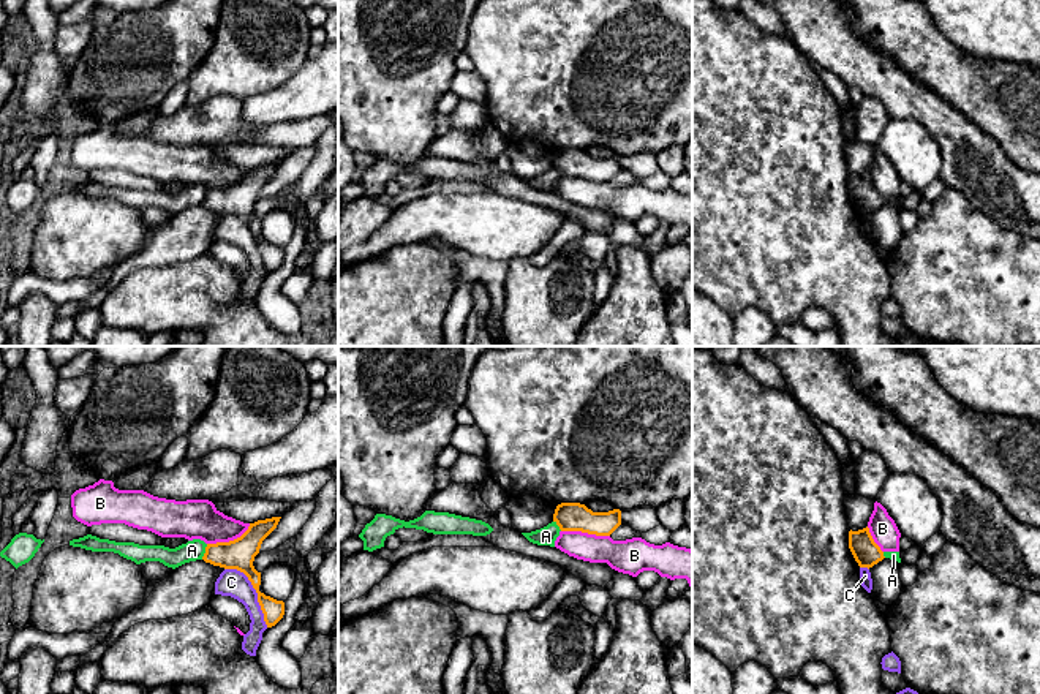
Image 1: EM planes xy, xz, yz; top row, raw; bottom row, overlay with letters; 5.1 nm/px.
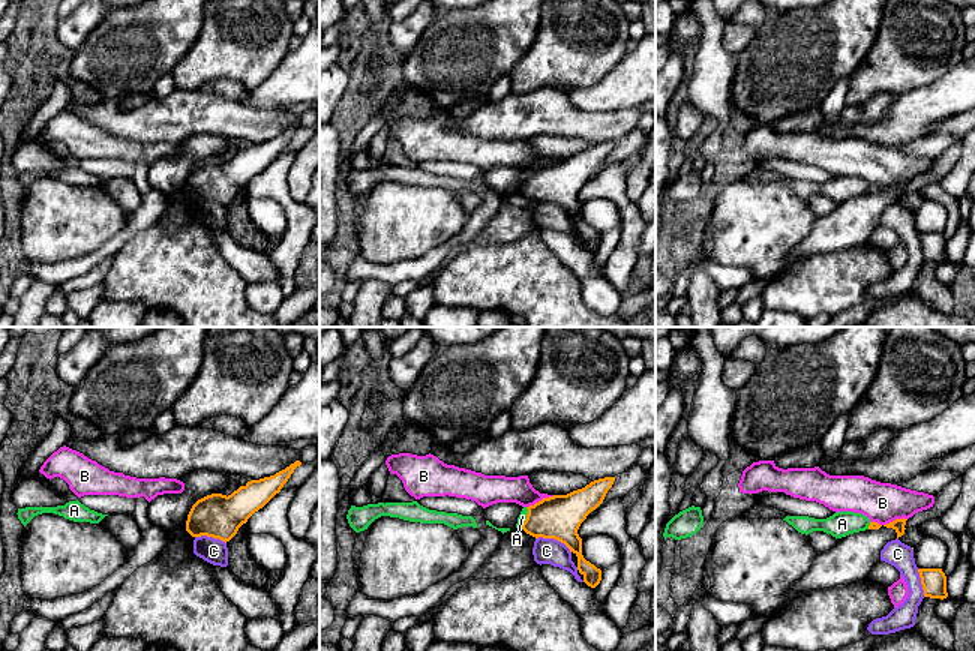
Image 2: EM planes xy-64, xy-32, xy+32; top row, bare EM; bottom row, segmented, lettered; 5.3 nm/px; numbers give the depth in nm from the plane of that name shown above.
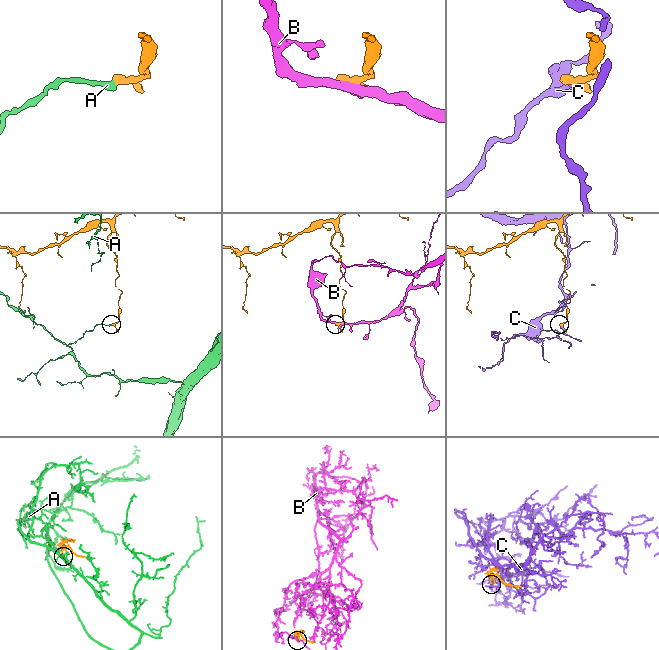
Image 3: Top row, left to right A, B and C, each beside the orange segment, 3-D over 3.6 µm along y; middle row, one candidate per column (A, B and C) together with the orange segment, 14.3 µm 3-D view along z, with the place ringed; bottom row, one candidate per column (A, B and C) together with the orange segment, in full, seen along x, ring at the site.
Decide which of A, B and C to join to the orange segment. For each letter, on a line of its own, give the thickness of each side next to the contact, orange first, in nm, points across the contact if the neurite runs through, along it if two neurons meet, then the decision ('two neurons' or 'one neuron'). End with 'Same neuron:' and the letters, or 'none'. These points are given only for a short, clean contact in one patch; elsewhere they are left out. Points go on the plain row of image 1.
A: 160/100 nm | along xy (207, 190), (201, 204) | two neurons
B: 140/170 nm | along xz (561, 176), (580, 176), (609, 182) | two neurons
C: 160/140 nm | two neurons
Same neuron: none

